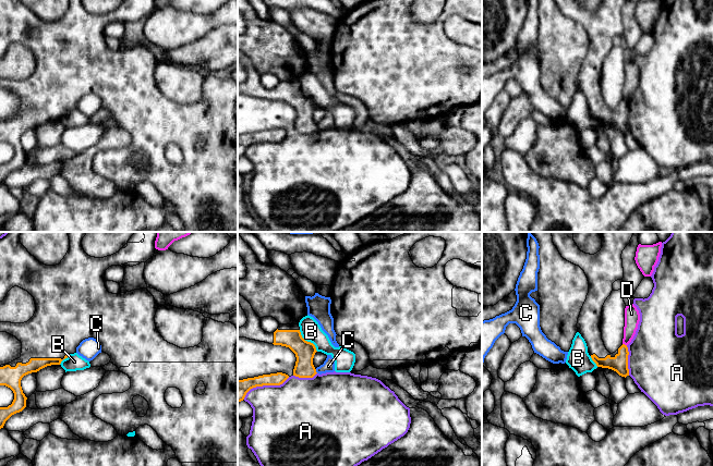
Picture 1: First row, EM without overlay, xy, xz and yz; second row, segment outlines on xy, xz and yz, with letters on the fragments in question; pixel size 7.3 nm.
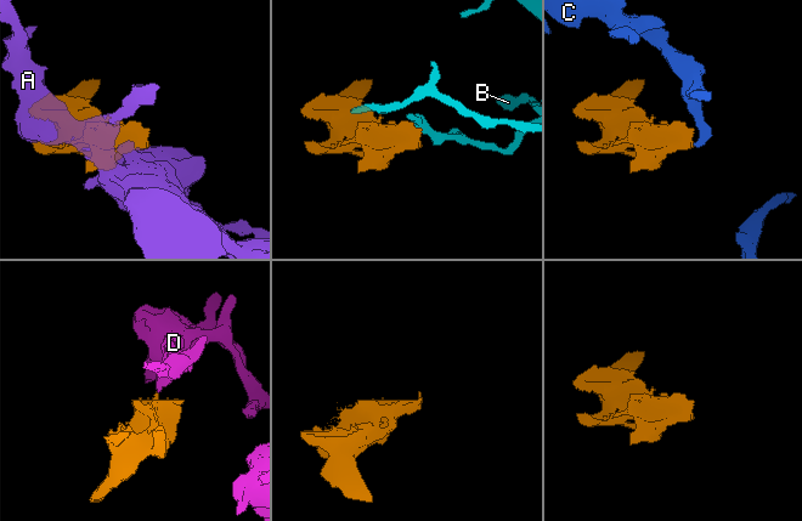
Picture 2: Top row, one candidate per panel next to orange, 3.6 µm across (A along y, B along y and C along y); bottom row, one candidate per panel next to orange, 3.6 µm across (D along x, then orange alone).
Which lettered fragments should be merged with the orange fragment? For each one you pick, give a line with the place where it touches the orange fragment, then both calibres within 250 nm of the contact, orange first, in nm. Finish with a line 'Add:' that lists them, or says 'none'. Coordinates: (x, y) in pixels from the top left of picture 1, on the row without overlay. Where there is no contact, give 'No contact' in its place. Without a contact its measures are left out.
Add: none

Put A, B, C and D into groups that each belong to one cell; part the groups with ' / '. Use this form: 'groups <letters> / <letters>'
groups A / B / C / D

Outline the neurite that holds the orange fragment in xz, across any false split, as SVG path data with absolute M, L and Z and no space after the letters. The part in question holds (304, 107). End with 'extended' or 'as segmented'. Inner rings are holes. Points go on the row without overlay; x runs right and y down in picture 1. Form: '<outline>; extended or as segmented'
M239 50L238 60L241 61L247 74L246 79L238 84L239 94L289 103L297 113L293 125L295 133L313 134L317 130L313 121L316 103L302 94L299 81L279 81L275 88L265 88L261 83L261 74L255 70L251 60Z; extended

